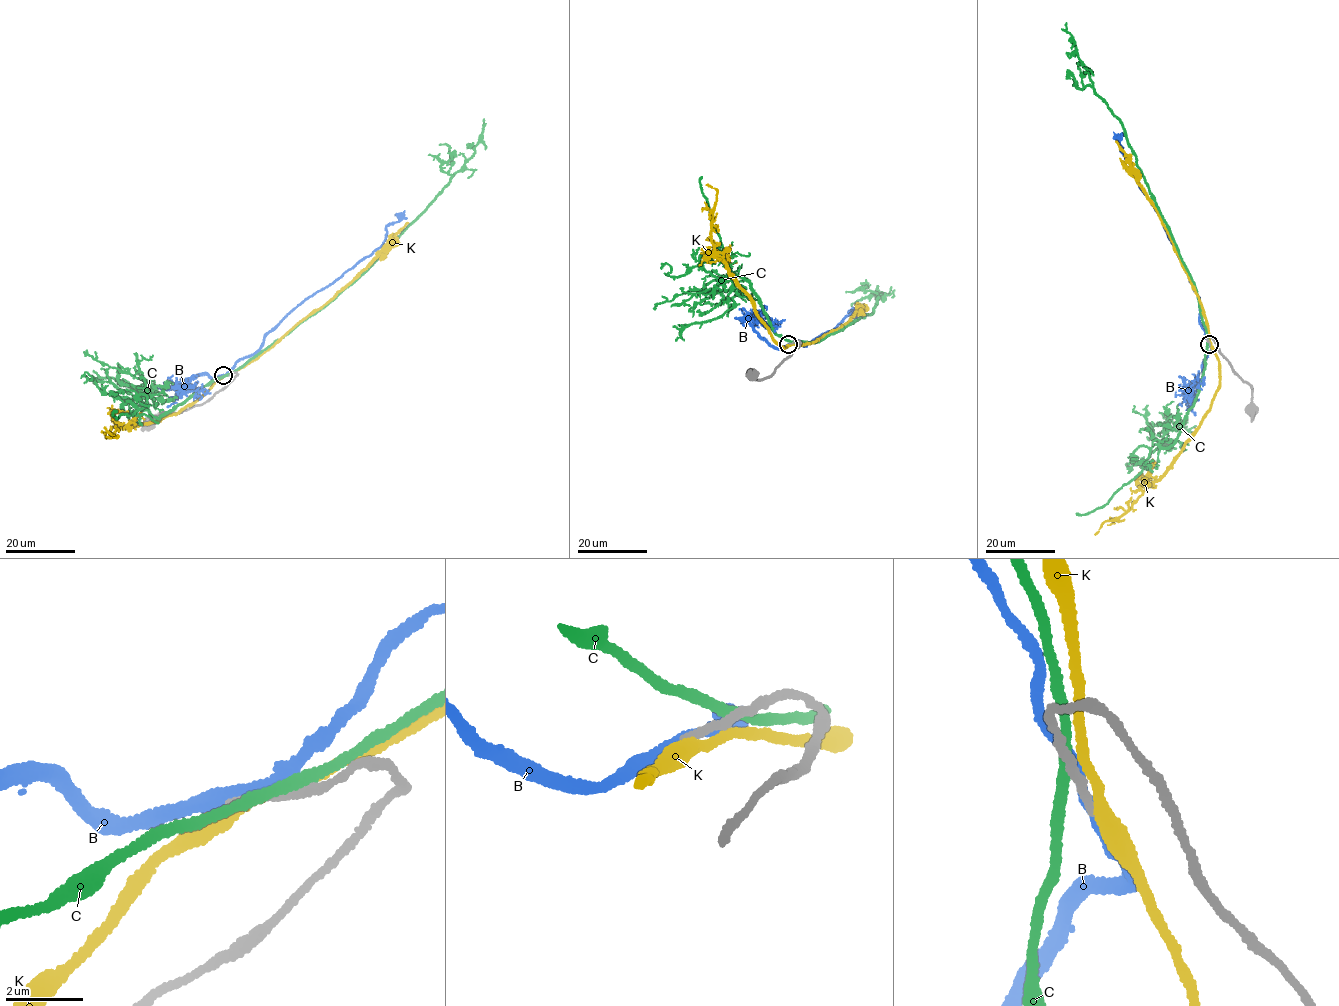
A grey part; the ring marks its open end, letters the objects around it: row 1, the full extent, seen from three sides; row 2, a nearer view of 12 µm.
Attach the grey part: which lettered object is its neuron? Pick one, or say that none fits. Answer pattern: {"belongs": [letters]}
{"belongs": ["B"]}

